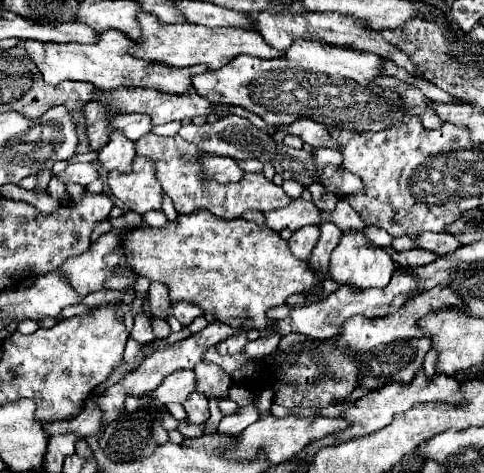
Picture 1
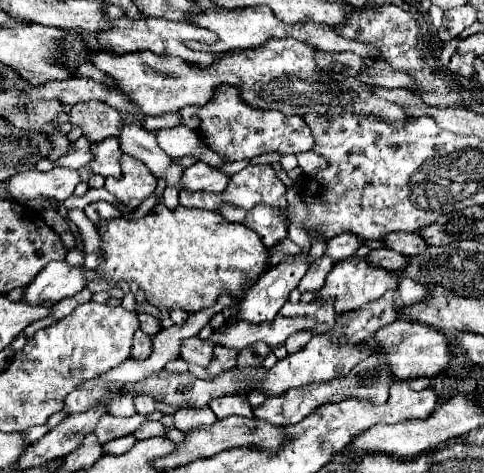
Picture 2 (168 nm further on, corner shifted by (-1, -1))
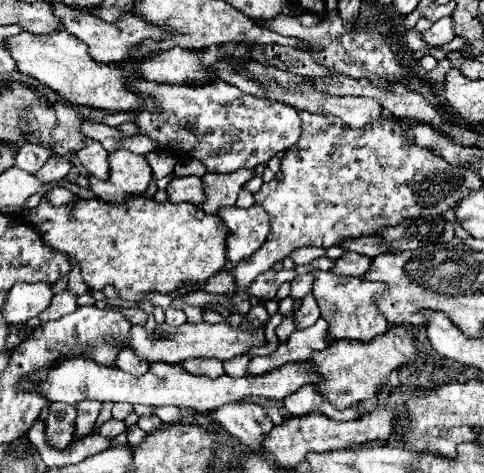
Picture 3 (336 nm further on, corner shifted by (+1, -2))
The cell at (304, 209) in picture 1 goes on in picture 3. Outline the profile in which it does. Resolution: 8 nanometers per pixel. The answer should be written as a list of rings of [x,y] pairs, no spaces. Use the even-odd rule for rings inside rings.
[[[236,205],[232,207],[220,207],[216,215],[224,221],[228,229],[228,265],[224,265],[224,271],[234,269],[238,261],[250,257],[268,237],[268,213],[260,205],[252,205],[248,209],[240,209]]]

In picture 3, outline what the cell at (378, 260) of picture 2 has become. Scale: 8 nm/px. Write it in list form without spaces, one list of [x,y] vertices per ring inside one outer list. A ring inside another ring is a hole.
[[[344,253],[334,261],[334,267],[330,269],[336,275],[348,275],[348,277],[362,277],[370,267],[370,257],[358,255],[358,253]]]

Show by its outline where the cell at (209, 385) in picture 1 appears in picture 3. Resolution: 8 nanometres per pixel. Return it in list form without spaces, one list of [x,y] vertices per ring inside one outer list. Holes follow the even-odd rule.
[[[246,401],[228,403],[214,413],[208,413],[208,419],[218,421],[230,435],[258,453],[262,453],[262,441],[274,427],[272,419],[260,405]]]

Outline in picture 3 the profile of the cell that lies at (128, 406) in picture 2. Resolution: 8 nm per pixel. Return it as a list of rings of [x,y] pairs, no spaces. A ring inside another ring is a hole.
[[[80,401],[80,405],[76,405],[76,419],[74,419],[74,435],[76,437],[88,435],[88,429],[94,427],[101,407],[100,401]]]

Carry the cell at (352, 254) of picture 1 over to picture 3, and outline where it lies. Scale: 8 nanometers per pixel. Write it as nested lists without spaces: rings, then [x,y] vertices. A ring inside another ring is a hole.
[[[310,271],[314,273],[314,295],[320,305],[322,317],[328,321],[330,337],[332,341],[338,339],[352,339],[352,341],[372,341],[378,335],[384,335],[388,331],[388,323],[384,317],[378,313],[374,299],[378,293],[386,291],[386,285],[364,281],[360,277],[338,277],[330,271]]]

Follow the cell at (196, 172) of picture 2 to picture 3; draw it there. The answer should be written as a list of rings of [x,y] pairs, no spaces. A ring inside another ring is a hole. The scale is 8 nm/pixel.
[[[192,175],[172,179],[170,185],[166,187],[166,193],[168,193],[168,201],[172,201],[172,203],[186,201],[192,205],[200,205],[206,199],[200,177],[192,177]]]

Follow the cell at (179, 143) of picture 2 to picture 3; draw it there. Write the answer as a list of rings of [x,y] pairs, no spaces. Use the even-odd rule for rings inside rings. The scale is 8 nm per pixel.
[[[136,135],[136,137],[126,137],[120,141],[120,149],[128,149],[128,151],[134,151],[134,153],[140,153],[140,155],[146,155],[150,151],[154,151],[154,141],[150,141],[148,137],[142,137],[142,135]]]

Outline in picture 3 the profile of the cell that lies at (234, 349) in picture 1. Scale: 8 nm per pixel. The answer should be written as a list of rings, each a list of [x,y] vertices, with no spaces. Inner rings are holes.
[[[188,359],[188,361],[180,363],[180,367],[184,367],[184,371],[188,371],[192,375],[206,375],[212,379],[224,375],[222,361],[218,361],[218,359]]]

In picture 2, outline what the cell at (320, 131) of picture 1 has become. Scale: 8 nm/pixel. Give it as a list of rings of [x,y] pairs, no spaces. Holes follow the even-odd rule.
[[[220,86],[214,98],[202,106],[200,110],[200,128],[206,146],[214,152],[220,152],[228,158],[228,162],[234,160],[250,160],[258,154],[266,154],[272,150],[278,150],[282,154],[298,154],[308,152],[314,148],[314,136],[300,116],[286,116],[282,112],[260,112],[248,104],[244,104],[238,98],[238,90],[234,86]]]

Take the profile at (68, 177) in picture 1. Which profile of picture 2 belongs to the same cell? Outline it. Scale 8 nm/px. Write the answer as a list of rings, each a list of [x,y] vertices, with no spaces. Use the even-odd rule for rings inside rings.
[[[52,168],[50,172],[38,172],[38,170],[28,170],[12,176],[6,180],[8,190],[10,190],[10,200],[24,202],[34,196],[50,196],[56,200],[66,200],[72,196],[74,188],[82,182],[78,170],[70,168]]]

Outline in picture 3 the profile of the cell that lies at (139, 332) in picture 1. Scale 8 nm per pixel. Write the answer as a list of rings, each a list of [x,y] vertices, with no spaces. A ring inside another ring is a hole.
[[[122,349],[114,361],[114,365],[130,375],[136,375],[136,377],[142,377],[146,371],[148,371],[148,363],[146,361],[140,361],[136,357],[136,353],[132,353],[132,349]]]

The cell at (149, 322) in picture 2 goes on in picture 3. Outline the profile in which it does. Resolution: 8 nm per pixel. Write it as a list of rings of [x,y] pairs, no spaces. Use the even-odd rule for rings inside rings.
[[[128,307],[128,309],[122,309],[122,313],[126,315],[126,319],[132,323],[132,325],[146,325],[146,319],[148,319],[148,315],[146,315],[146,311],[144,309],[140,309],[140,307]]]

